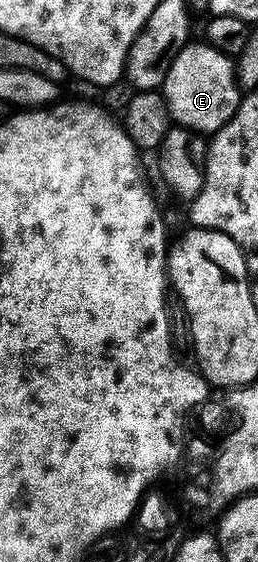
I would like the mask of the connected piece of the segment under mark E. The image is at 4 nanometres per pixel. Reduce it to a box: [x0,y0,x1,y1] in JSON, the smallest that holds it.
[161,41,241,133]

